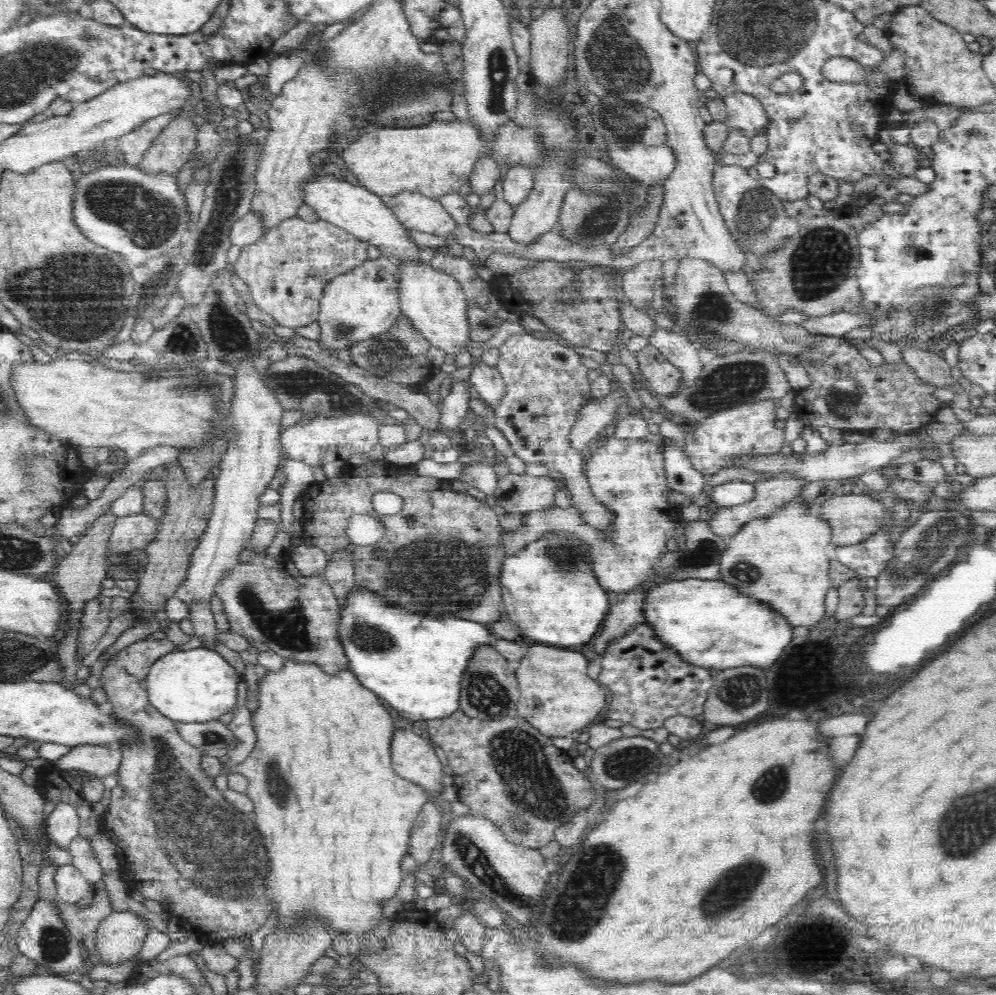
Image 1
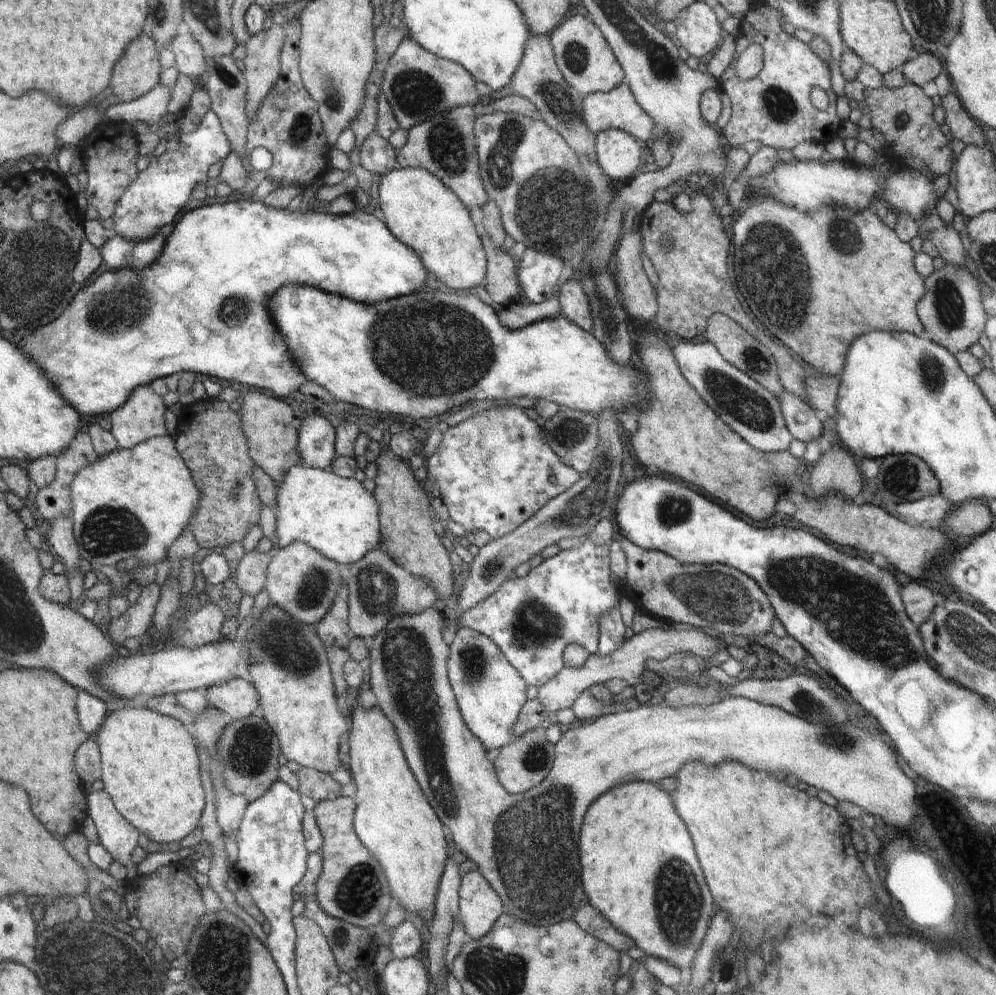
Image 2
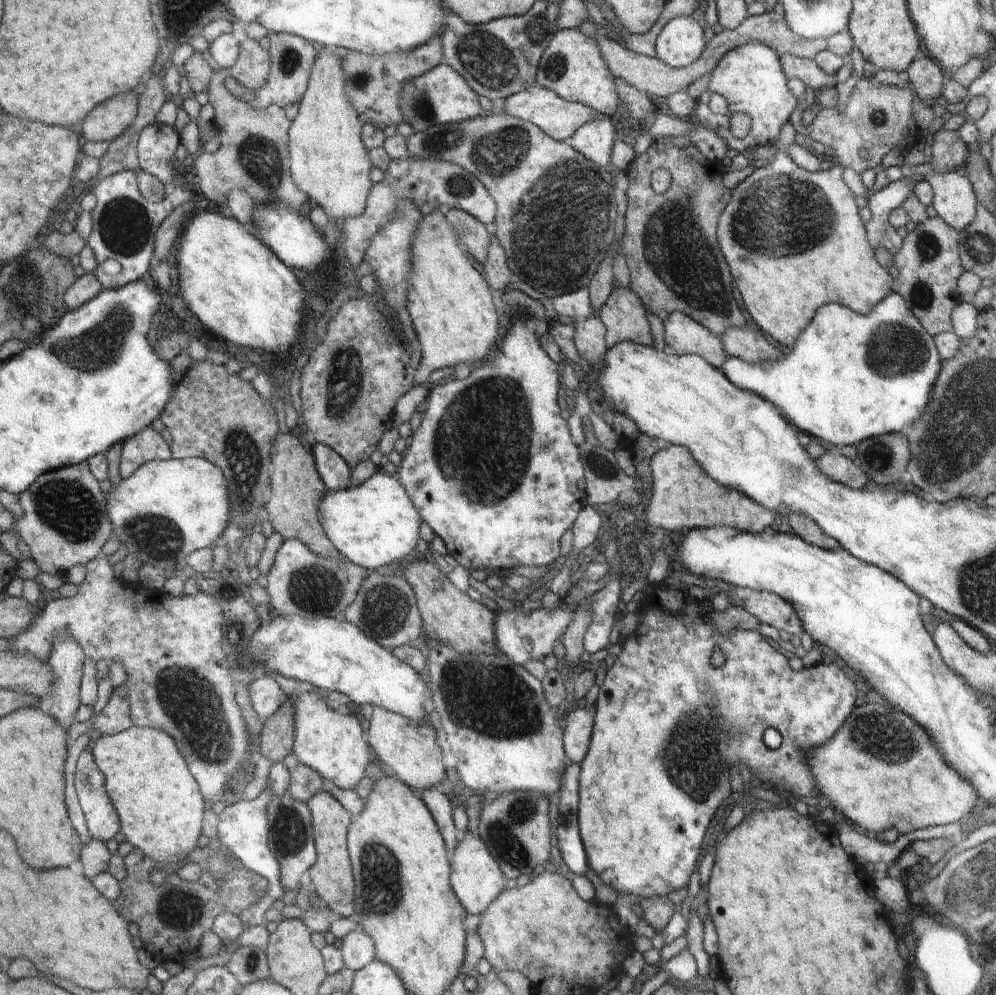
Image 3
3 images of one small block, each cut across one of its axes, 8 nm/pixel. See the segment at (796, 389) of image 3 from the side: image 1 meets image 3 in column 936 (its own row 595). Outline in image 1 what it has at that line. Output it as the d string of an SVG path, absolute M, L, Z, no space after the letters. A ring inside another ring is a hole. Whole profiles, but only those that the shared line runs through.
M355 584L346 594L347 600L338 611L338 634L343 652L362 686L384 698L408 720L446 718L459 709L462 672L480 644L491 644L488 626L463 618L434 618L414 614L397 604L386 603L380 594Z

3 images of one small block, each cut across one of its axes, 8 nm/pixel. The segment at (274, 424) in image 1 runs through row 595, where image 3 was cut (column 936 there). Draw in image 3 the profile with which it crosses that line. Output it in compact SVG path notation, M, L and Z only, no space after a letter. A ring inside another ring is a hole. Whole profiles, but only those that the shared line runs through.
M954 171L933 173L926 177L934 194L936 214L957 231L966 229L978 214L978 202L964 175Z

